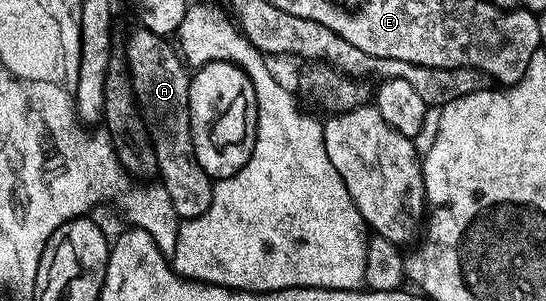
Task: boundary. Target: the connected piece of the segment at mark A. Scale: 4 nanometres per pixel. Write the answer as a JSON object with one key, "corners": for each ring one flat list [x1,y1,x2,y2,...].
{"corners":[[142,26,136,29,127,40,125,68,130,75,135,98,143,110,147,129,151,131,162,186,169,194,173,210,177,210,180,221,192,220,209,210,215,186,213,178,201,170,201,162,197,162,197,154,193,150,189,114,189,68,168,37,158,36]]}

